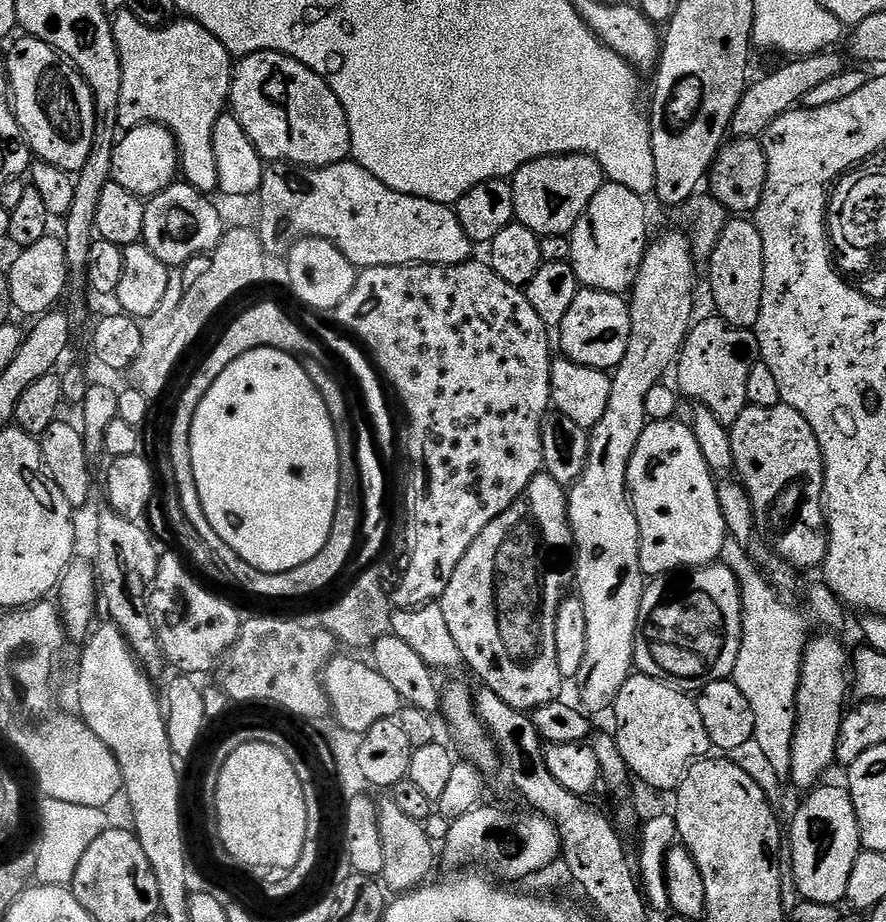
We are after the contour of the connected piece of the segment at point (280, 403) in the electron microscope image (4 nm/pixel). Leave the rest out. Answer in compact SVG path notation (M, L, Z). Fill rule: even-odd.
M255 348L246 354L242 354L242 358L234 358L234 362L230 362L230 366L226 366L226 370L222 370L222 374L218 374L214 386L210 386L210 390L206 390L206 398L202 398L202 402L198 402L198 410L194 414L194 422L190 430L190 454L194 462L194 478L198 486L198 494L202 498L202 510L206 510L206 518L210 518L210 526L214 526L214 530L218 530L218 538L222 538L222 542L226 542L226 546L230 546L230 550L234 550L234 554L238 554L246 562L250 562L250 566L254 566L263 572L293 572L298 566L310 562L310 558L320 556L328 548L328 539L334 526L333 517L336 513L337 498L334 492L334 441L332 441L332 424L328 424L330 404L329 401L324 401L323 394L316 387L318 387L317 381L308 377L307 367L291 352L283 352L277 348Z

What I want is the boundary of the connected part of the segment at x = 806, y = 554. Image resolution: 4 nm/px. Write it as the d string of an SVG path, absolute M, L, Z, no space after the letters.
M781 402L769 408L744 408L740 417L730 425L730 431L736 459L734 468L737 473L740 471L739 479L750 494L756 527L763 539L765 536L769 546L776 548L775 555L793 569L819 569L828 553L828 518L824 498L824 454L810 422L806 422L798 410Z

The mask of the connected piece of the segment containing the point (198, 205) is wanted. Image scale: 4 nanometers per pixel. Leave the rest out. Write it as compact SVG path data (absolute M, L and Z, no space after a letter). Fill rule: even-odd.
M173 182L156 196L147 201L144 213L146 222L144 223L143 243L148 245L148 249L158 257L163 264L175 266L184 264L187 260L192 260L195 256L211 253L220 245L220 239L225 234L224 223L220 221L220 215L215 203L205 193L198 191L187 182Z

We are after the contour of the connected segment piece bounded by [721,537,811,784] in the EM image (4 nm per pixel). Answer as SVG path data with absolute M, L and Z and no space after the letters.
M728 537L723 542L721 557L738 578L743 608L738 660L731 679L754 711L753 740L758 742L769 759L778 780L786 784L791 781L797 687L800 684L801 663L810 639L810 620L806 613L780 601L776 586L761 569L756 568L748 552L749 549L737 539Z

